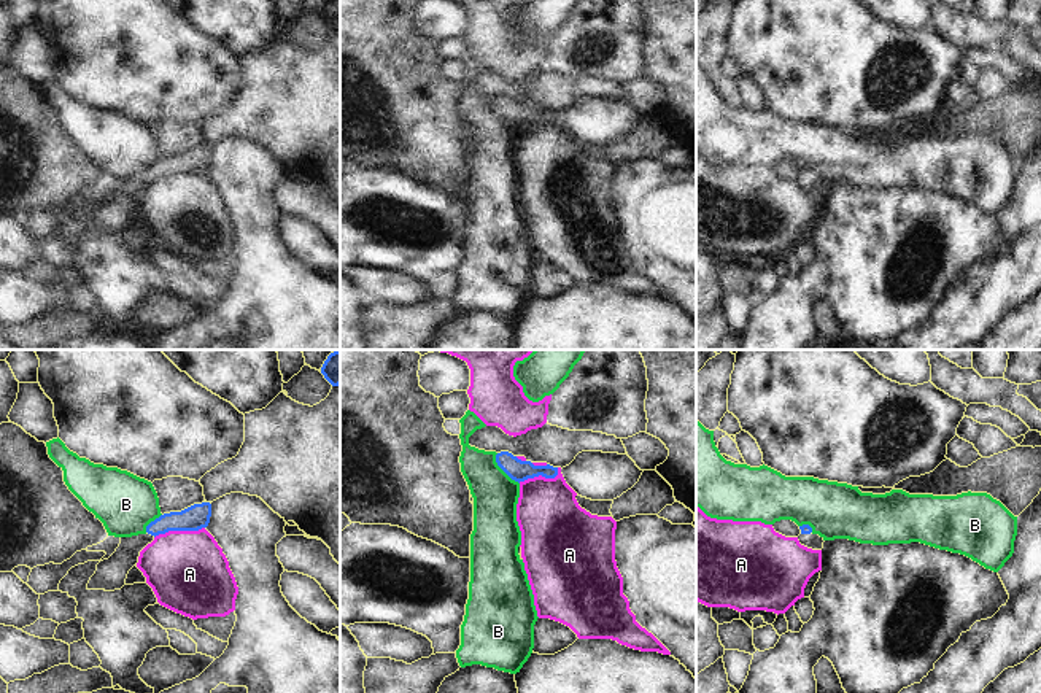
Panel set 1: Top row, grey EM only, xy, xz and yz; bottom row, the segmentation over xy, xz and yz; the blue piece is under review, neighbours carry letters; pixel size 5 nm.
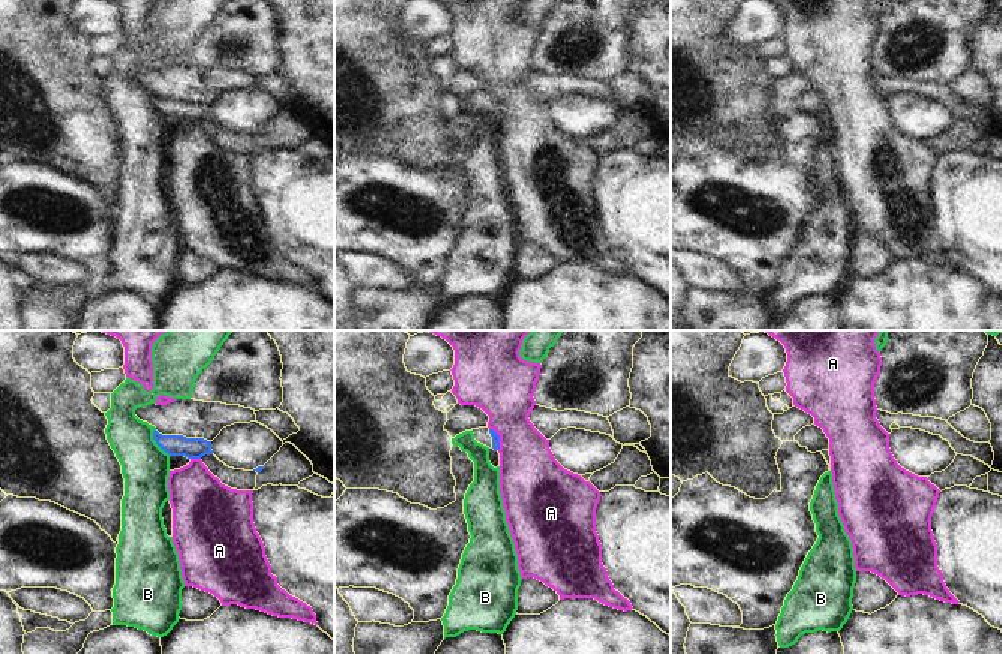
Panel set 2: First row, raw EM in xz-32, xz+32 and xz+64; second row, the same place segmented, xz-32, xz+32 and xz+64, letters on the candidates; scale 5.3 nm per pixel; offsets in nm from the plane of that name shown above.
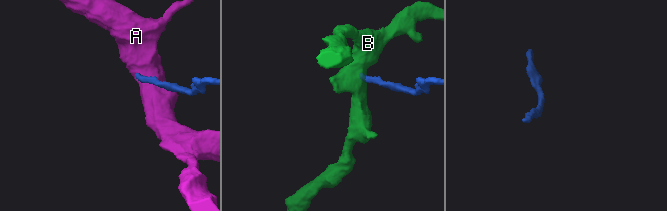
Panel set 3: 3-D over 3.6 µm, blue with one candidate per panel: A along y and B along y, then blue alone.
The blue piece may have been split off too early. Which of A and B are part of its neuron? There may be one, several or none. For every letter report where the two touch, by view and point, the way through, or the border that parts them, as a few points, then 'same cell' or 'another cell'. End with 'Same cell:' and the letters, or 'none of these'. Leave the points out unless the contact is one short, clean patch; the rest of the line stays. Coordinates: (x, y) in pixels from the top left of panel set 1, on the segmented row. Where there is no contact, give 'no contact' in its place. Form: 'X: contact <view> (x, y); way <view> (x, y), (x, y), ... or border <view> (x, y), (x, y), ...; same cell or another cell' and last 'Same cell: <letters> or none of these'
A: contact xy (178, 530); border xy (204, 526), (166, 531), (154, 538); another cell
B: contact xz (503, 469); border xz (496, 453), (496, 463), (518, 483); another cell
Same cell: none of these

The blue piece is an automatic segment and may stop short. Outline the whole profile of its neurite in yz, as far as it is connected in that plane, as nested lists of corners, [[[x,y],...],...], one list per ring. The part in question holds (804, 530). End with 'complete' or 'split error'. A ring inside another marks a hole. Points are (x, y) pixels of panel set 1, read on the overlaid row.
[[[809,525],[799,526],[801,534],[798,536],[798,540],[801,545],[812,548],[812,550],[822,550],[823,548],[823,537],[812,532],[812,528]]]; split error

